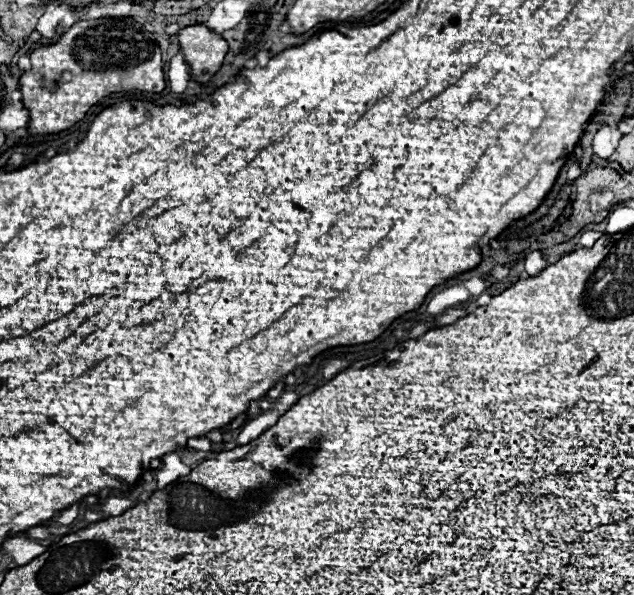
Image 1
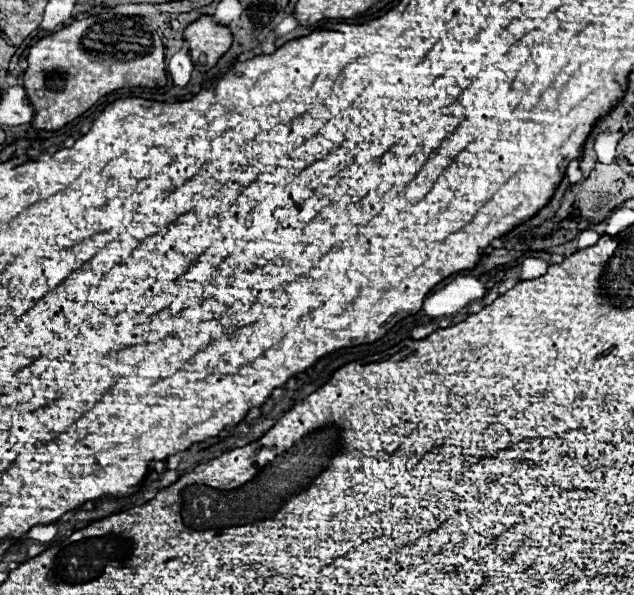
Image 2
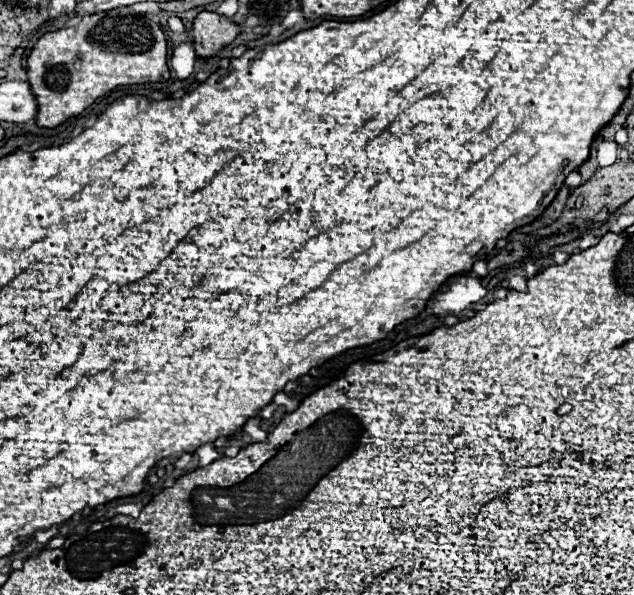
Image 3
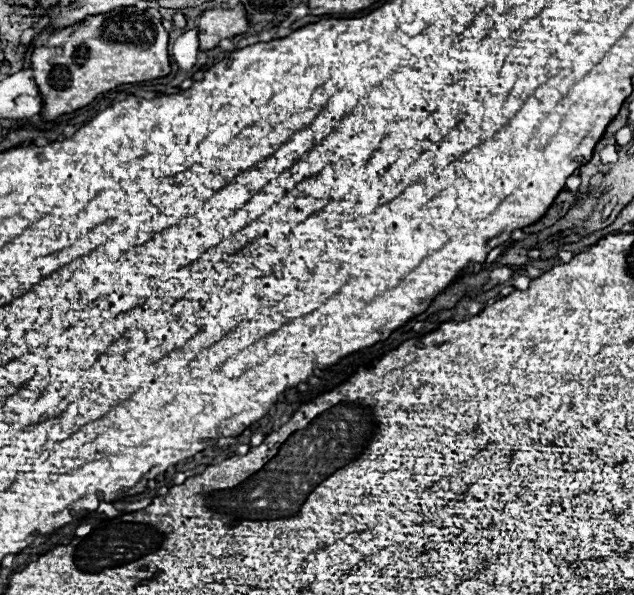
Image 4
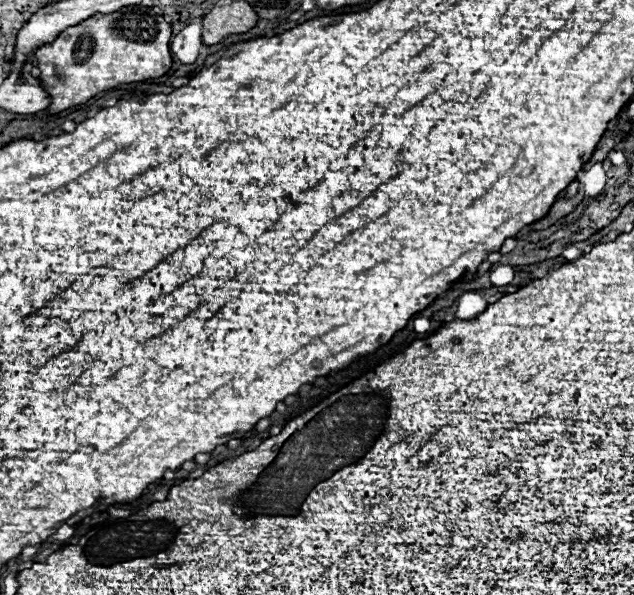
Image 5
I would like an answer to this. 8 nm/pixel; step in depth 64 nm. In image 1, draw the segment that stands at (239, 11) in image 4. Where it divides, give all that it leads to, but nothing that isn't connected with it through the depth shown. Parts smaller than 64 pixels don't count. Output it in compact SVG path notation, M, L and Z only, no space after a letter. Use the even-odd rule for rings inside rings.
M196 24L180 30L178 42L184 54L184 62L190 68L192 80L198 84L208 84L210 78L220 70L228 52L226 40L210 32L204 24Z

